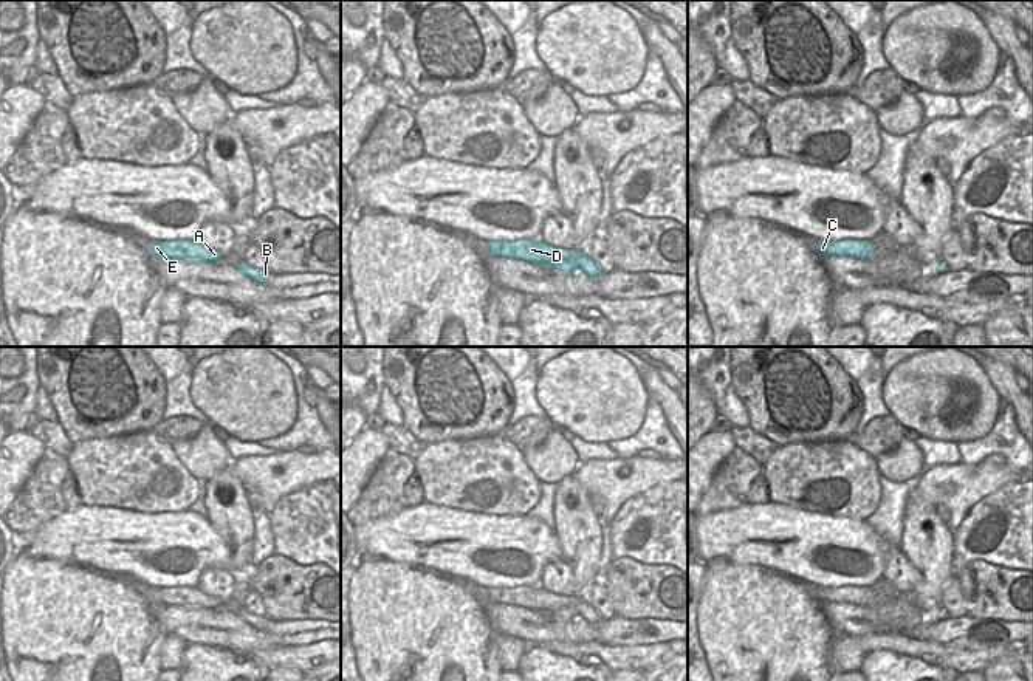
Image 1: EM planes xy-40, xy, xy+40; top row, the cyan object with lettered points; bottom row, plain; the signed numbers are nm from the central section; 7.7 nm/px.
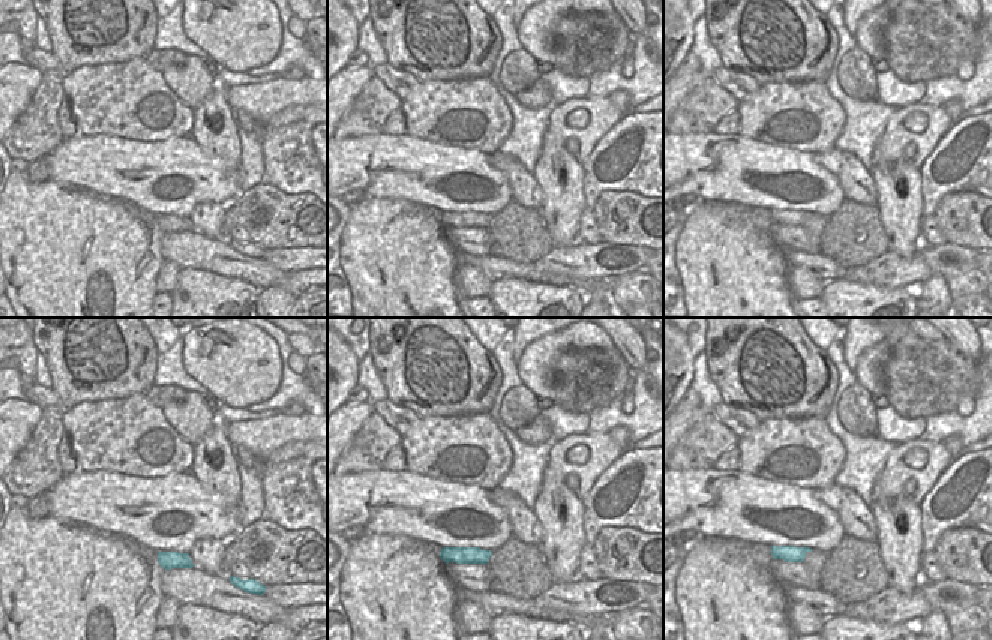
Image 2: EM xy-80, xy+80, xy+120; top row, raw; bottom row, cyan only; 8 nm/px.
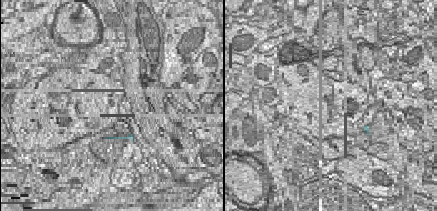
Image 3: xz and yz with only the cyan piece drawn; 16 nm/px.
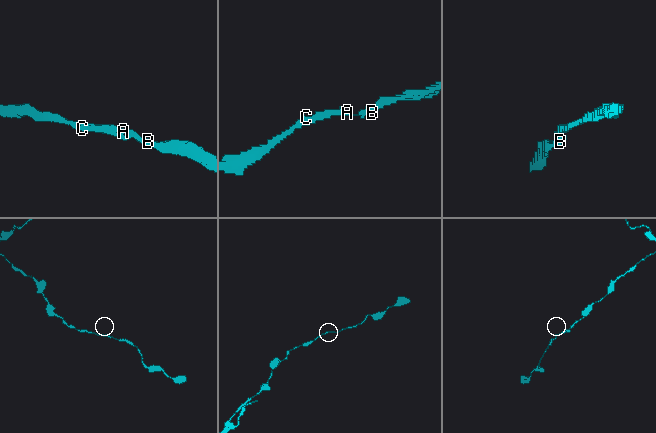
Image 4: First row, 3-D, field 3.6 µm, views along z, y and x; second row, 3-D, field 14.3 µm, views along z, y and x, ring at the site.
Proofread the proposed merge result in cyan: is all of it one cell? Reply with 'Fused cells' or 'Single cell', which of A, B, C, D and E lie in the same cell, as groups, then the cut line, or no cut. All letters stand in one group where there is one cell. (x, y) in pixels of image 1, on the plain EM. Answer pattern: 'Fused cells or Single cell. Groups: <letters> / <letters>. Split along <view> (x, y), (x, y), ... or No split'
Single cell. Groups: A B C D E. No split.

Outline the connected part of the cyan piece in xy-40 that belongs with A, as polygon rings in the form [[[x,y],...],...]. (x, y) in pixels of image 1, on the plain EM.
[[[169,587],[169,588],[155,588],[147,593],[147,596],[156,605],[178,605],[178,607],[194,607],[194,608],[215,608],[223,601],[215,596],[208,596],[198,588],[184,588],[184,587]]]

